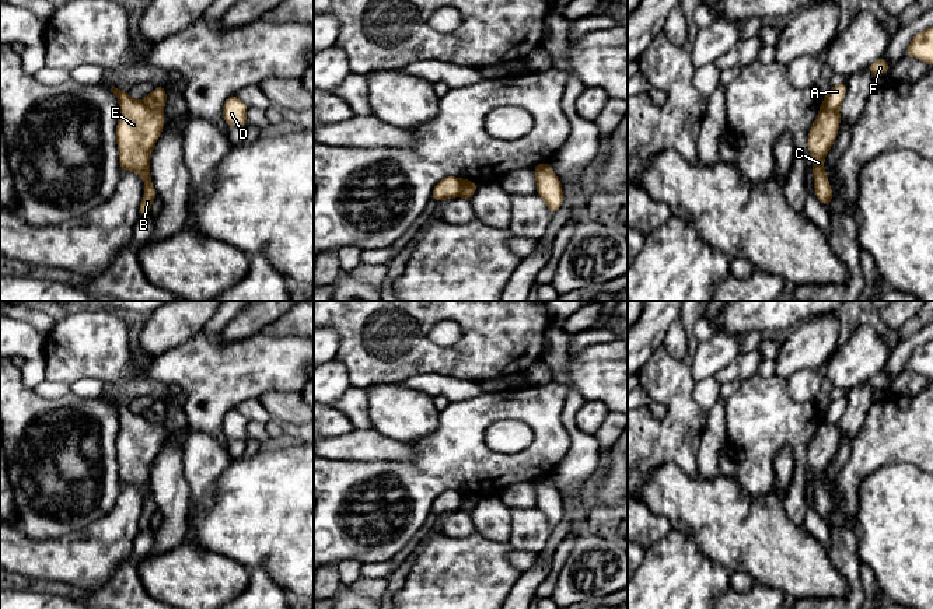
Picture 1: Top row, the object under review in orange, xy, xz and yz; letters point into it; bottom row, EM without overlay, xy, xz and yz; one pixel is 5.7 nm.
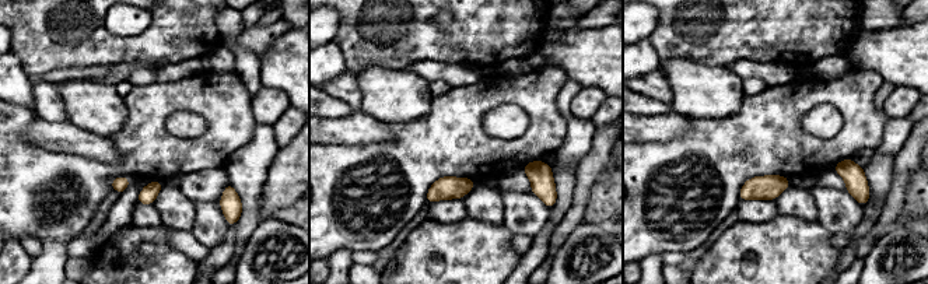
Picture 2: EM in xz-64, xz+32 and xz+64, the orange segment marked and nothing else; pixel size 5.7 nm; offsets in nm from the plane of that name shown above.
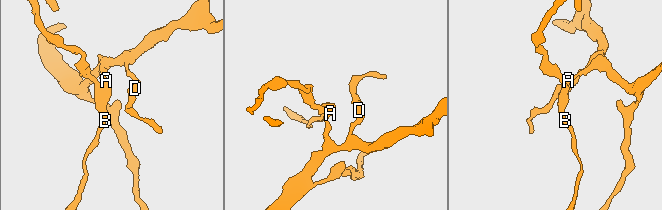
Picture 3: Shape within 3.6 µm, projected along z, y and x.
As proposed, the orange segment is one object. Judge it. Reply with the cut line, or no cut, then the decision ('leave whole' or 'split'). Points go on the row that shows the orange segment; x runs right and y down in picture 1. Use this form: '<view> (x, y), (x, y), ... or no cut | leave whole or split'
xz (477, 184), (468, 185), (461, 196) | split

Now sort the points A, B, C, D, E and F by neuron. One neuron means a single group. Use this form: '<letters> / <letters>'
A D F / B C E

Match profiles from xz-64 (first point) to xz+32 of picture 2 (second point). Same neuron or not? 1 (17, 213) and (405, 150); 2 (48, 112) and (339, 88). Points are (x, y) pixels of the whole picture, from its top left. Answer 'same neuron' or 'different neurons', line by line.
1: same neuron
2: same neuron

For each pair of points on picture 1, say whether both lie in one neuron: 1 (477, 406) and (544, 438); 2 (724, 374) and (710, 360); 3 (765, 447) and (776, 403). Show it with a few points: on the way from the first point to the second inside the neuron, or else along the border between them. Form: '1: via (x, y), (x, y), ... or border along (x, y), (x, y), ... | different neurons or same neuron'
1: via (496, 406), (521, 406), (534, 419) | same neuron
2: border along (738, 356), (713, 377) | different neurons
3: via (765, 436), (765, 415) | same neuron

